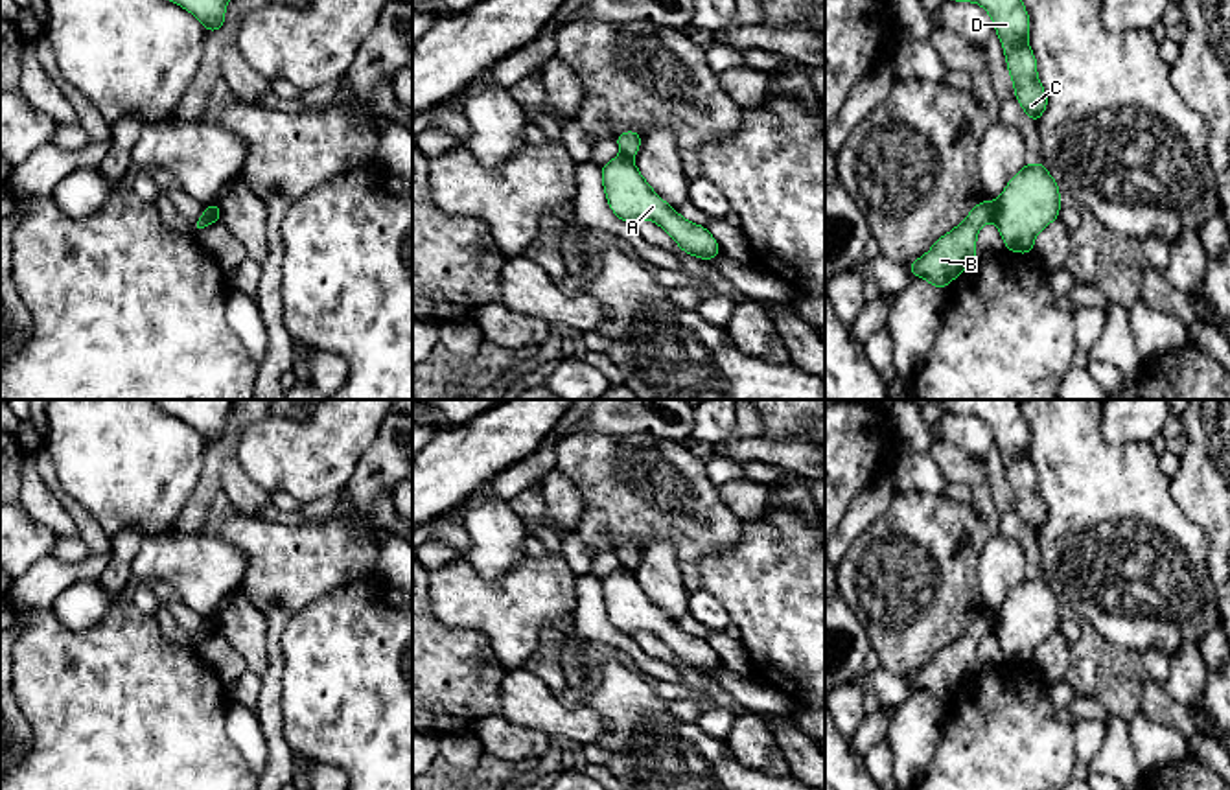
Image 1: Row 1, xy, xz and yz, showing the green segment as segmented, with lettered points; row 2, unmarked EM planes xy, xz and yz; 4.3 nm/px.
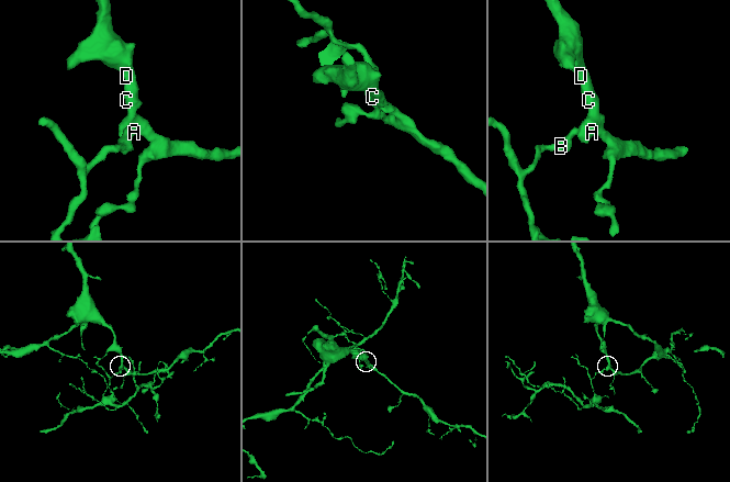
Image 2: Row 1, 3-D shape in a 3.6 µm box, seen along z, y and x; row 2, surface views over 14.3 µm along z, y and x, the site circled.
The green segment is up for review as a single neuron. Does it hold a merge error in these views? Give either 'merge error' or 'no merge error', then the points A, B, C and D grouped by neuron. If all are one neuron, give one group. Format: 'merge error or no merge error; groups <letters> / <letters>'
merge error; groups A C D / B

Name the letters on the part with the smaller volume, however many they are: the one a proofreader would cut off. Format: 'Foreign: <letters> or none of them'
Foreign: B

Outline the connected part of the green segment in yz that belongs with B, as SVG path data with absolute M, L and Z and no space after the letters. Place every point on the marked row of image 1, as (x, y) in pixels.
M983 199L961 225L939 238L922 258L906 267L913 276L926 278L935 289L946 287L976 261L976 236L987 221L994 219L994 210L996 204Z

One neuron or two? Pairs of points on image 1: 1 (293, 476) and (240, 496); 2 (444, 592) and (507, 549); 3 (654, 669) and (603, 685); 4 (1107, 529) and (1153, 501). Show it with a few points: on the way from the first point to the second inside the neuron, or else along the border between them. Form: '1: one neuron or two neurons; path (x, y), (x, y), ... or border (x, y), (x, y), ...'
1: two neurons; border (236, 457), (238, 464), (267, 494)
2: two neurons; border (463, 555), (488, 580), (498, 580), (518, 562)
3: two neurons; border (630, 662), (649, 678)
4: one neuron; path (1118, 529), (1125, 529), (1142, 512)

